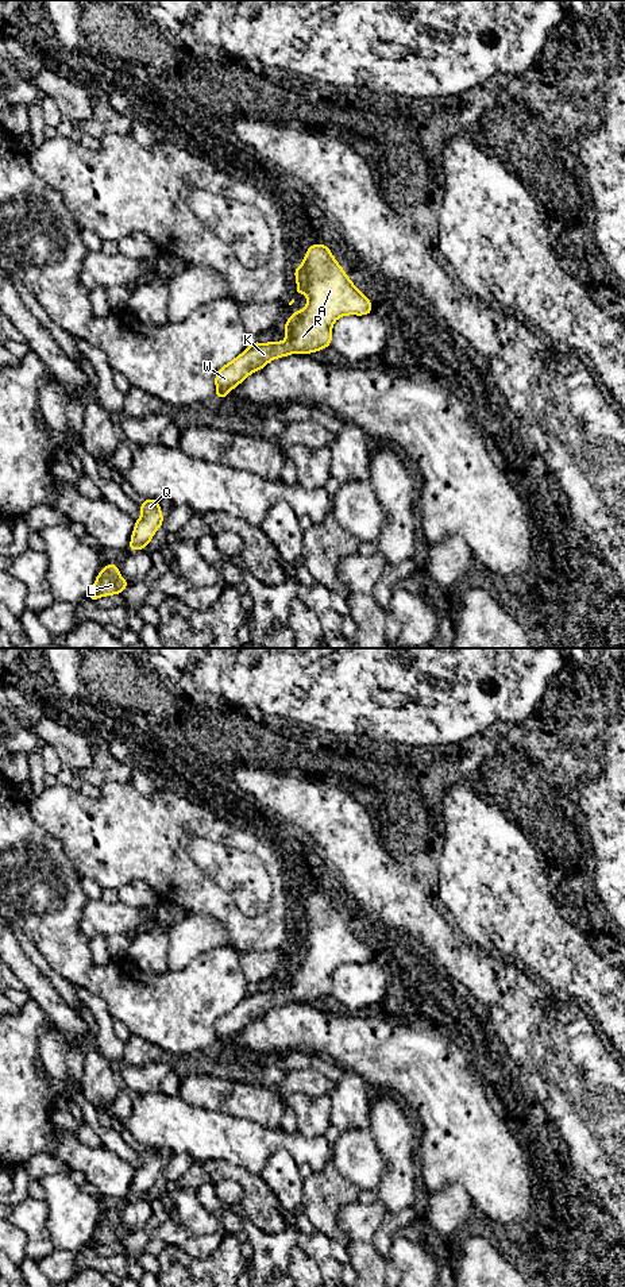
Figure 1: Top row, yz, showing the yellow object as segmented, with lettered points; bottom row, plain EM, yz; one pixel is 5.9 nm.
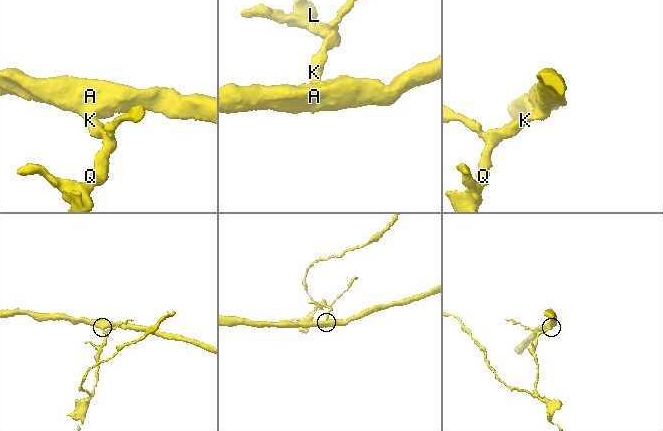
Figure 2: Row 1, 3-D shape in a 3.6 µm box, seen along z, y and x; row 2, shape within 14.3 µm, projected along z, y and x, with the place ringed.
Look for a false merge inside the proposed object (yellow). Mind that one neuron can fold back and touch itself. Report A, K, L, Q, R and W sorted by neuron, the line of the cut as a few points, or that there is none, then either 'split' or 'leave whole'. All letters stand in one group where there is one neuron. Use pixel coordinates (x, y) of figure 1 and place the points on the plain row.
groups A K L Q R W; cut none; leave whole

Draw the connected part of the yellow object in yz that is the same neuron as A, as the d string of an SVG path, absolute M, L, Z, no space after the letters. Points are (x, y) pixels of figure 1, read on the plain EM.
M315 891L294 917L296 944L305 941L306 955L286 968L286 989L251 993L223 1014L216 1025L216 1047L220 1048L251 1021L270 1009L289 1002L312 1002L331 994L333 971L347 963L369 963L371 949L362 943L332 905L328 894Z

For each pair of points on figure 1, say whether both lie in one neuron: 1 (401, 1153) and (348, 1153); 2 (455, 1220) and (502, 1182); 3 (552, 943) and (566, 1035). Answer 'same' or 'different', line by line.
1: different
2: different
3: different

